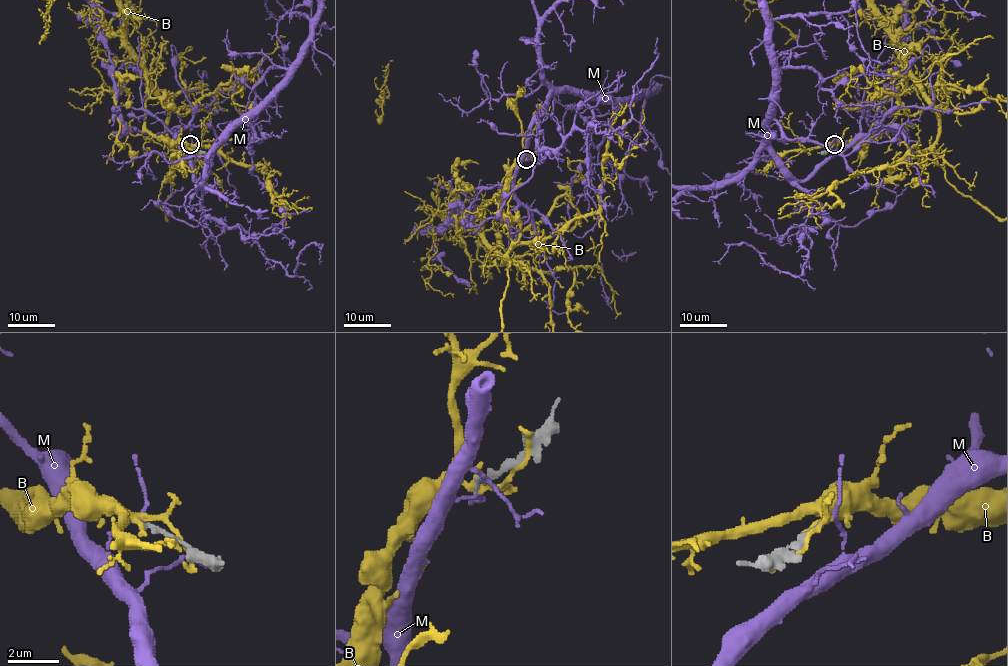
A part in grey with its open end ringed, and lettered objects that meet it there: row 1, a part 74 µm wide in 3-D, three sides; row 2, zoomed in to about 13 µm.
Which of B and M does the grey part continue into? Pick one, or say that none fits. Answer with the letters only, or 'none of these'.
none of these

